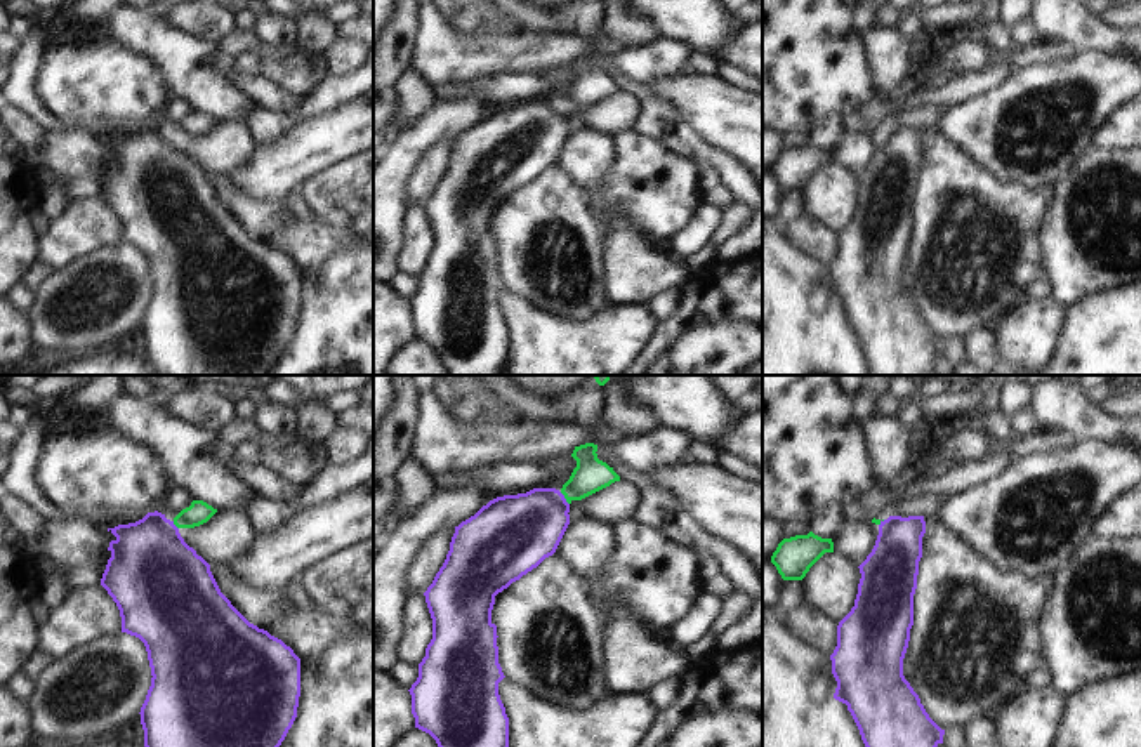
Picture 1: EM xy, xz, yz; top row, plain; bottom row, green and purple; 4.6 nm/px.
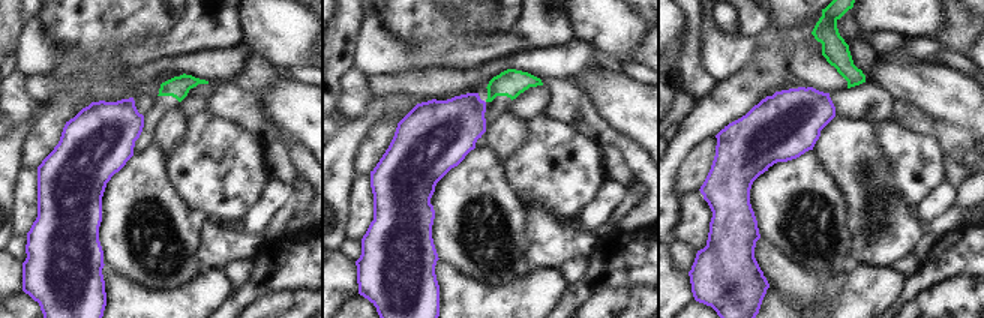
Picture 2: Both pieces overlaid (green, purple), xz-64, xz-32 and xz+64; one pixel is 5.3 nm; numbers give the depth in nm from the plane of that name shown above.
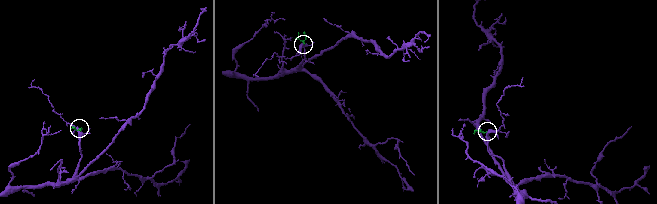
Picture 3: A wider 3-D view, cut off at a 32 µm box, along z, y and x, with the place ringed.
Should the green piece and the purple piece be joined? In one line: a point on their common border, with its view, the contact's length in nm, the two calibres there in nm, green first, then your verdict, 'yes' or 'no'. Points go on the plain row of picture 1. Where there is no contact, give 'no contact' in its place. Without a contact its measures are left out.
xz (565, 108) | 80 nm | 160/320 nm | no

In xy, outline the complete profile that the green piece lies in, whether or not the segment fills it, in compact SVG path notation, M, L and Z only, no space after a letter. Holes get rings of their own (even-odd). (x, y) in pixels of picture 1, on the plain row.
M193 111L189 118L182 120L174 129L174 136L177 139L195 139L195 137L207 134L215 123L217 120L214 120L207 113Z

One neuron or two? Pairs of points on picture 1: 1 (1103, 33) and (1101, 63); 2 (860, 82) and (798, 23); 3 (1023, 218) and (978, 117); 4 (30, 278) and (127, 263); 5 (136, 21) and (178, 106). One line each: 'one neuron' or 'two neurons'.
1: two neurons
2: one neuron
3: two neurons
4: two neurons
5: two neurons

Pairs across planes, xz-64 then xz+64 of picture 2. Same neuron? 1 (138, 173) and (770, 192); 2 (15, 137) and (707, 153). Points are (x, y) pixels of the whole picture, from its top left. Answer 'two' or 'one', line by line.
1: one
2: two

